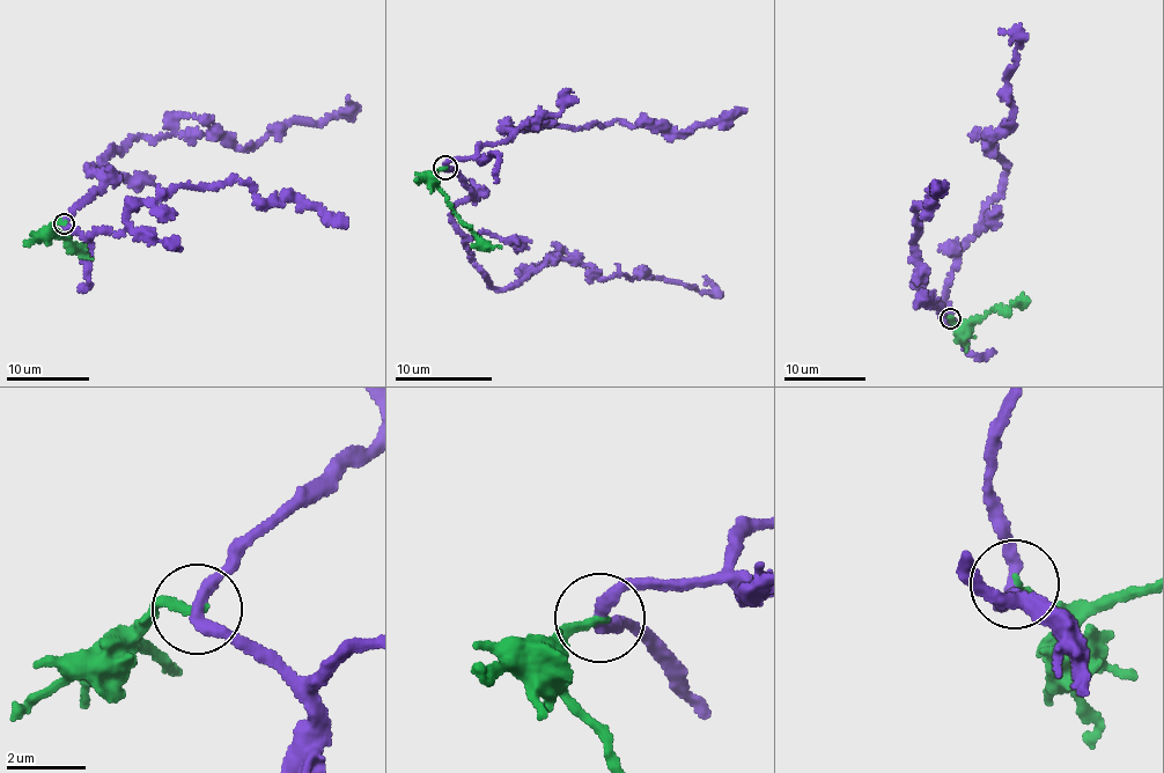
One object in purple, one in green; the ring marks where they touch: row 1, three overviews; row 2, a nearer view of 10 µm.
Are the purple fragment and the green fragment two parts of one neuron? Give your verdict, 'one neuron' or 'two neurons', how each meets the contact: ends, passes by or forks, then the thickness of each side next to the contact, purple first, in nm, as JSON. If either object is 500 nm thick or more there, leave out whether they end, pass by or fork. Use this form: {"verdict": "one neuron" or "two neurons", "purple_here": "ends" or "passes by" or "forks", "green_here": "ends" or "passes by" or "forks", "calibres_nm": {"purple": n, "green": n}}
{"verdict": "two neurons", "purple_here": "passes by", "green_here": "ends", "calibres_nm": {"purple": 280, "green": 220}}

